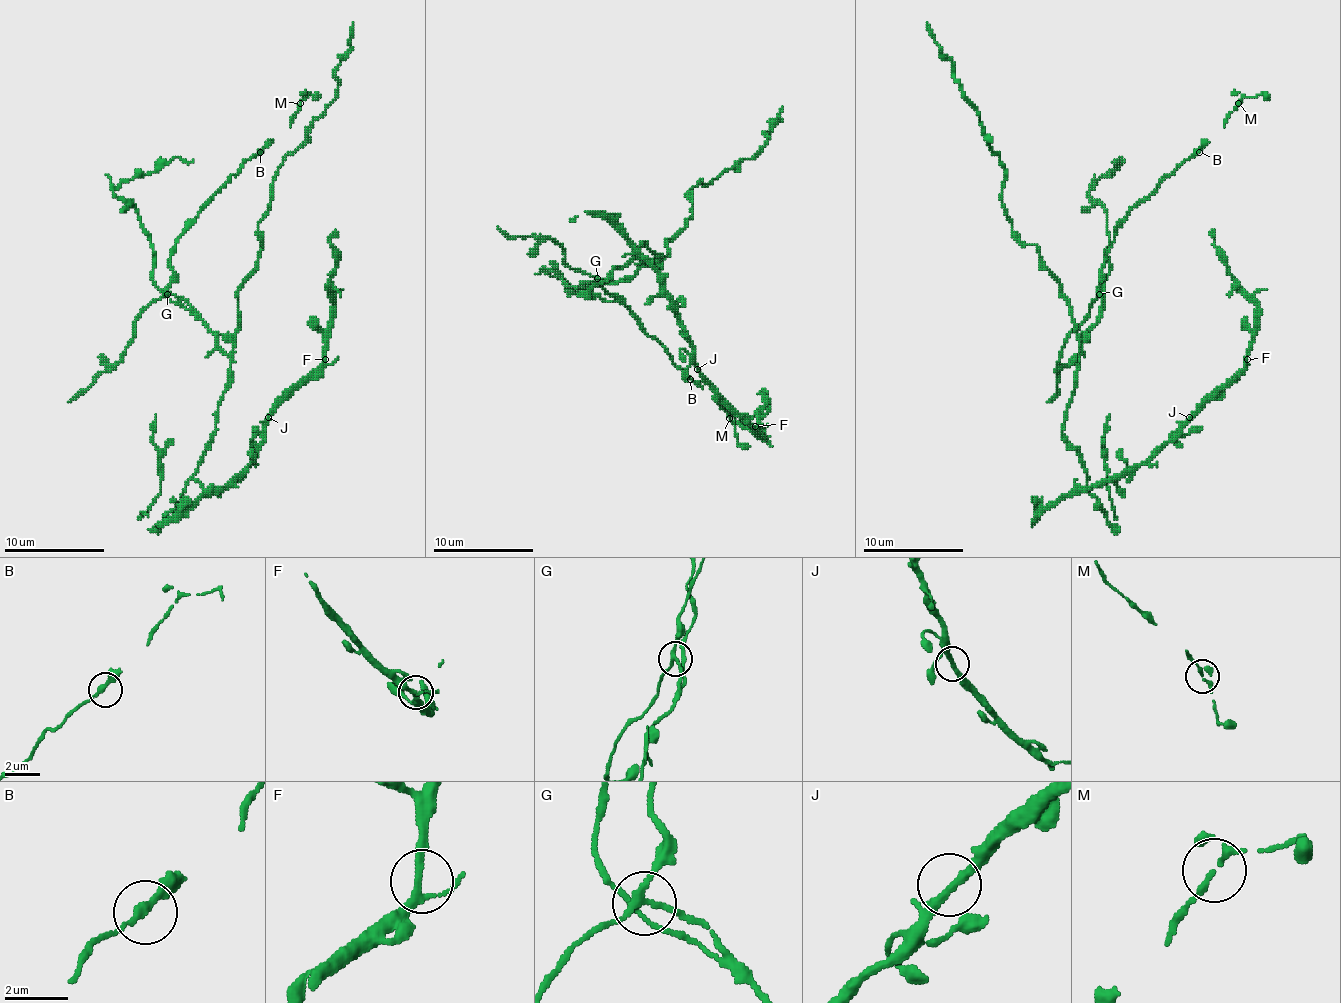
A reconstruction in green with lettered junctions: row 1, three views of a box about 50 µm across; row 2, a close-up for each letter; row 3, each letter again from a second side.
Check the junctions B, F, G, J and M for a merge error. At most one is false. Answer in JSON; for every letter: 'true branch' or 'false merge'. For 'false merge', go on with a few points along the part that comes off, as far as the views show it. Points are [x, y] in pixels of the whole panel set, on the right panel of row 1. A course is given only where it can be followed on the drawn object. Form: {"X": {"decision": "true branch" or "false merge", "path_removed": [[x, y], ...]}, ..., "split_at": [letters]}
{"B": {"decision": "true branch"}, "F": {"decision": "true branch"}, "G": {"decision": "false merge", "path_removed": [[1099, 294], [1102, 317], [1079, 337], [1059, 279], [1037, 247], [1017, 237], [1002, 202], [1004, 167], [927, 22]]}, "J": {"decision": "true branch"}, "M": {"decision": "true branch"}, "split_at": ["G"]}

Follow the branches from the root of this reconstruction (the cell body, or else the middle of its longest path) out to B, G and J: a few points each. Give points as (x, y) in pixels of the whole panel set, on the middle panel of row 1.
B: (645, 244), (660, 259), (645, 261), (630, 279), (597, 279), (602, 281), (600, 286), (632, 314), (690, 379)
G: (645, 244), (660, 259), (645, 261), (630, 279), (597, 279)
J: (645, 244), (620, 266), (622, 256), (637, 254), (657, 274), (697, 369)

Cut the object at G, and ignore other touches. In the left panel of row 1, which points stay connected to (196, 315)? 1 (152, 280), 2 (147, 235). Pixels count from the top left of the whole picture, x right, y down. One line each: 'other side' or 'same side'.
1: same side
2: same side

